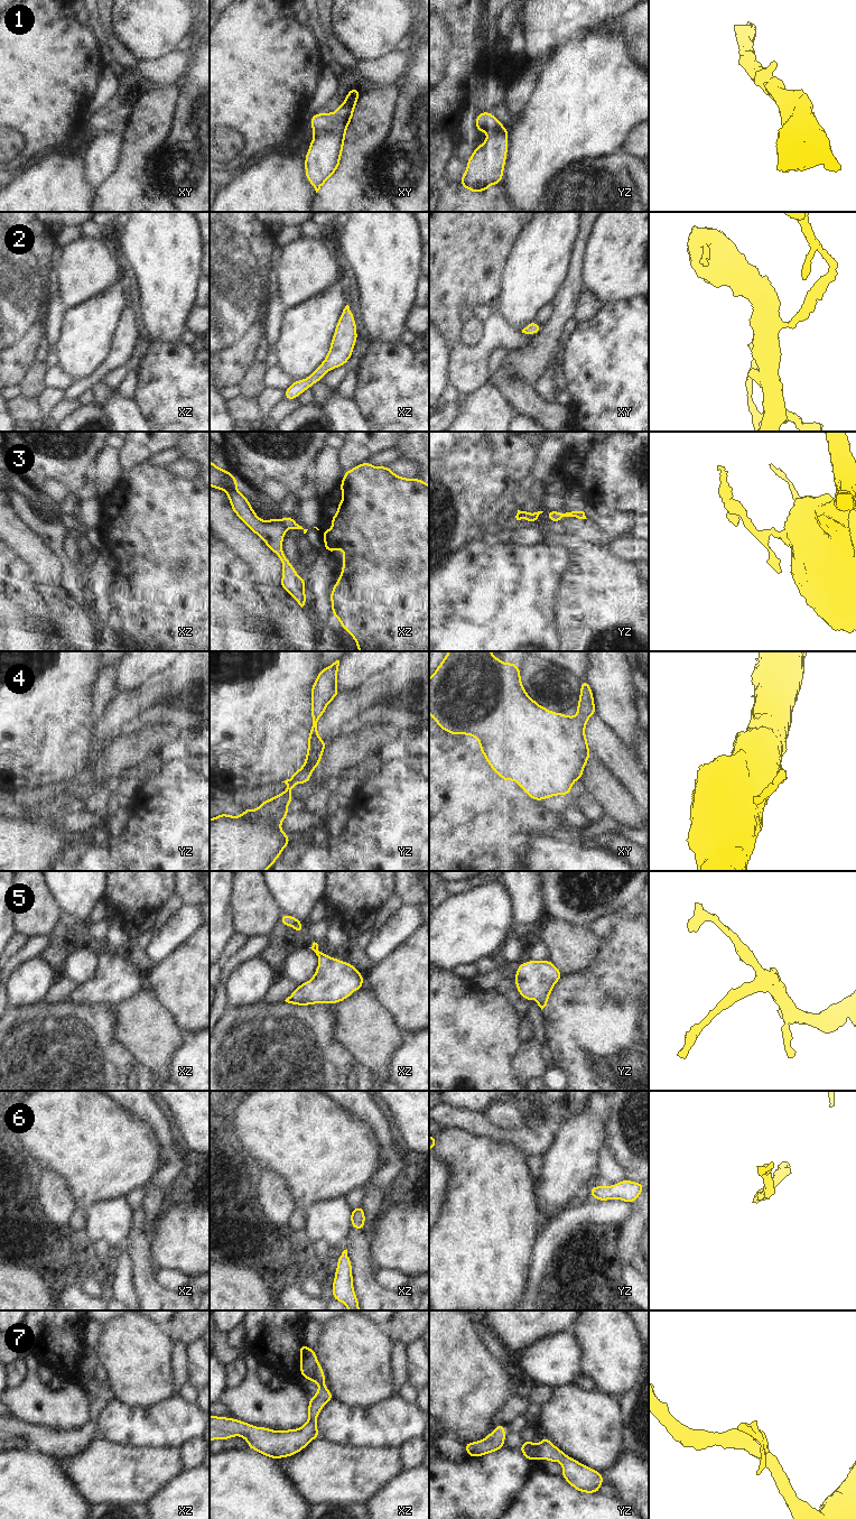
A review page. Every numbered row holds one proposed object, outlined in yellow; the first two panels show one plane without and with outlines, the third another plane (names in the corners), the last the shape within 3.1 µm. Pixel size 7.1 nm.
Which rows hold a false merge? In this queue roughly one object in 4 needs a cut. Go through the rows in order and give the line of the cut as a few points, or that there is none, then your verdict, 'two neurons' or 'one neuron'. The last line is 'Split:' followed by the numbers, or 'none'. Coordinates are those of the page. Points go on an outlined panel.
1: xy (346, 124), (341, 130), (314, 135) | two neurons
2: no cut | one neuron
3: xz (281, 519), (287, 527) | two neurons
4: no cut | one neuron
5: no cut | one neuron
6: no cut | one neuron
7: no cut | one neuron
Split: 1, 3

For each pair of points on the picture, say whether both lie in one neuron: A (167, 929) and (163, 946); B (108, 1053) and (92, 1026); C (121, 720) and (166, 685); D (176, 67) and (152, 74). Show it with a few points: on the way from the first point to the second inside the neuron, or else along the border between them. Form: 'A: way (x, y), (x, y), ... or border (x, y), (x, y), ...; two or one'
A: way (167, 934), (167, 938), (164, 942); one
B: way (101, 1046), (92, 1037), (92, 1033); one
C: way (132, 709), (155, 688); one
D: way (170, 70), (158, 72); one

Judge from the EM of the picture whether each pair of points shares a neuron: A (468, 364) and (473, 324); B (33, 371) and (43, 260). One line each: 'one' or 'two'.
A: two
B: two

